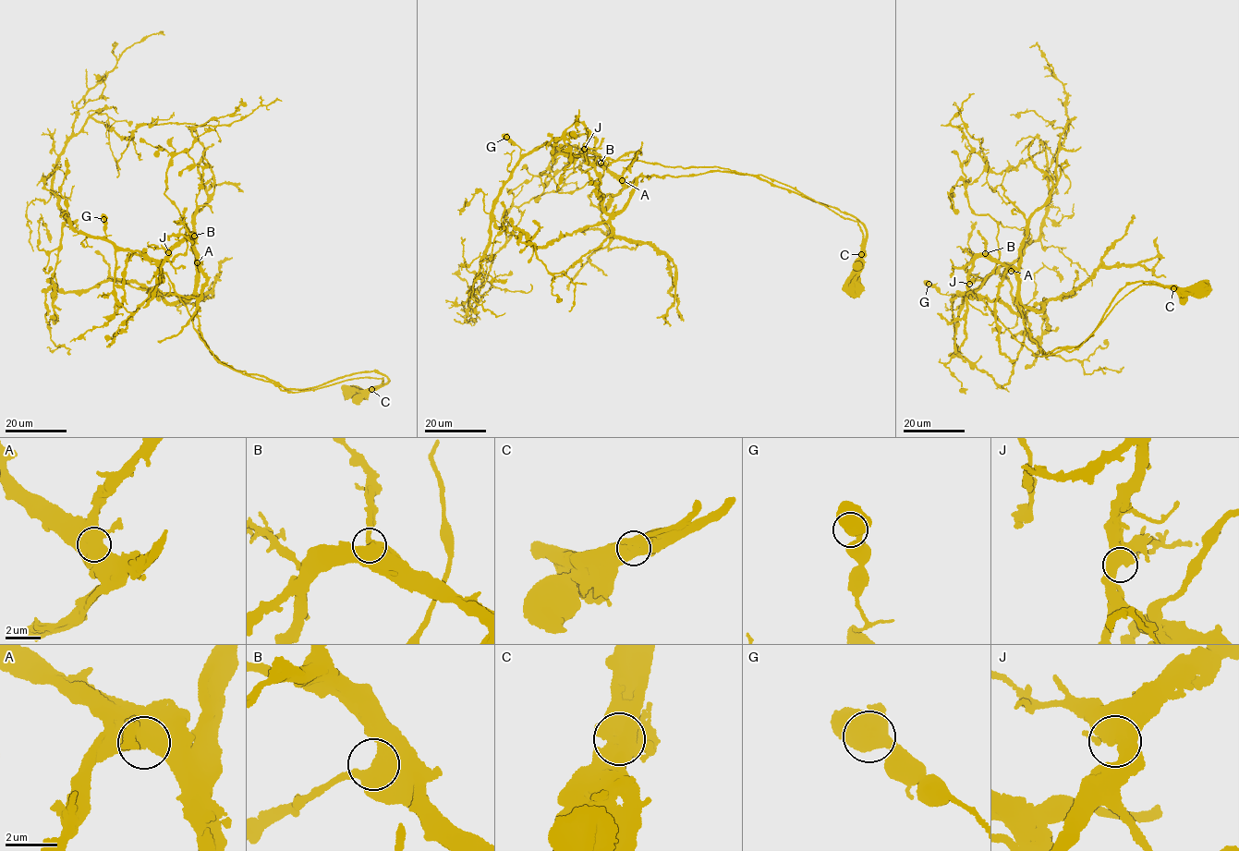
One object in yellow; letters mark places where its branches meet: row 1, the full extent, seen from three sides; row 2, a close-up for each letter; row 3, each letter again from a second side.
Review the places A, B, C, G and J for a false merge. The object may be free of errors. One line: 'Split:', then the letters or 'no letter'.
Split: C

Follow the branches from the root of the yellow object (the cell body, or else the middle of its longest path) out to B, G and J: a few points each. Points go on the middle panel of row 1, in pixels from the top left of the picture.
B: (855, 289), (859, 225), (788, 186), (760, 175), (712, 170), (639, 176), (628, 184), (601, 163)
G: (855, 289), (859, 225), (788, 186), (718, 167), (596, 158), (543, 144), (521, 154), (506, 137)
J: (855, 289), (859, 225), (788, 186), (760, 175), (712, 170), (639, 176), (628, 184), (584, 149)

